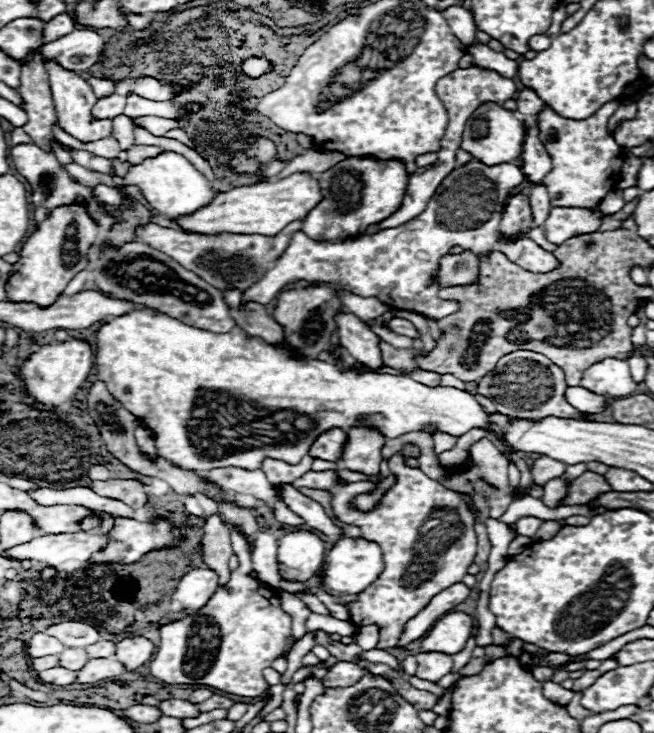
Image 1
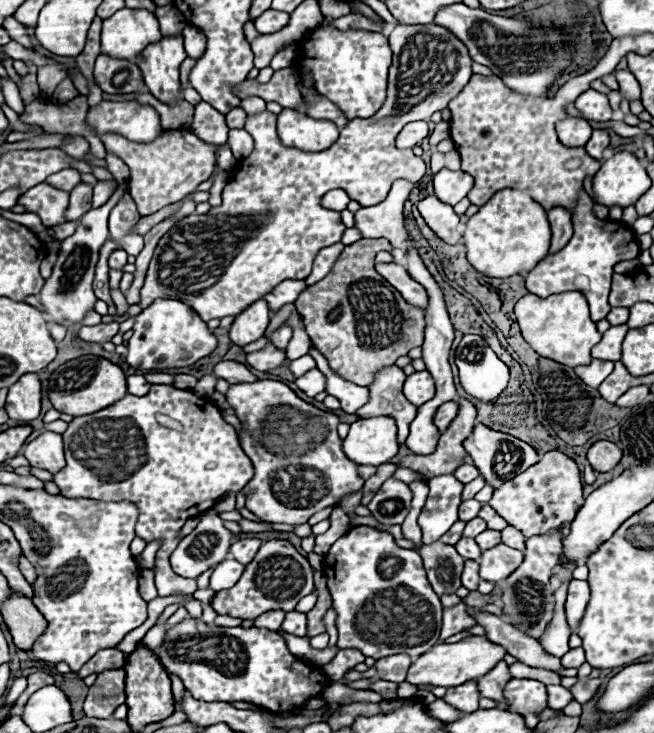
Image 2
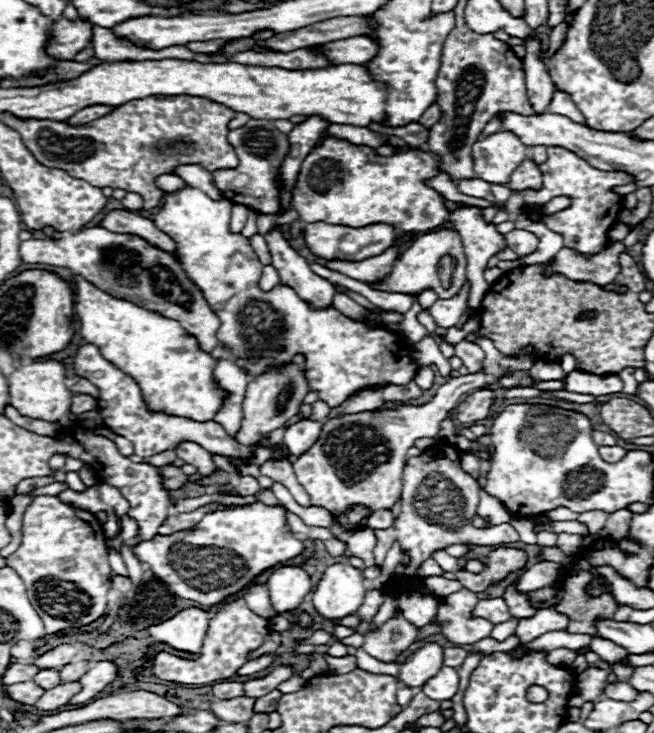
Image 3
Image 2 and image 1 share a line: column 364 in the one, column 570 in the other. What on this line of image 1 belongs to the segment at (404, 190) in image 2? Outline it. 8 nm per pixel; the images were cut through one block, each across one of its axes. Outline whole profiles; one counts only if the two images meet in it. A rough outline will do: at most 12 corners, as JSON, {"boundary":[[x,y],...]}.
{"boundary":[[550,210],[544,222],[548,242],[562,244],[580,234],[598,232],[602,210]]}

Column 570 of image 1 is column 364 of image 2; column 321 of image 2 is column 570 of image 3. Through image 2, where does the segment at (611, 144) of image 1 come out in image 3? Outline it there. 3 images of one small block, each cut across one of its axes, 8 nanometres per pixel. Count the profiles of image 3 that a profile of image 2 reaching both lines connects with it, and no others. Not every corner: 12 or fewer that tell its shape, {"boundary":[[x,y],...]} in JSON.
{"boundary":[[560,146],[548,148],[528,208],[568,196],[542,216],[564,246],[594,256],[622,212],[626,172],[602,172]]}

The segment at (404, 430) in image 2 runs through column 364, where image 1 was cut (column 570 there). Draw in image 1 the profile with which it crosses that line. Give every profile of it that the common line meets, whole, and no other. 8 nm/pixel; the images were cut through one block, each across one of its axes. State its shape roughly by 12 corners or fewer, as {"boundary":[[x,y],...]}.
{"boundary":[[530,350],[478,380],[498,412],[580,418],[562,368]]}

